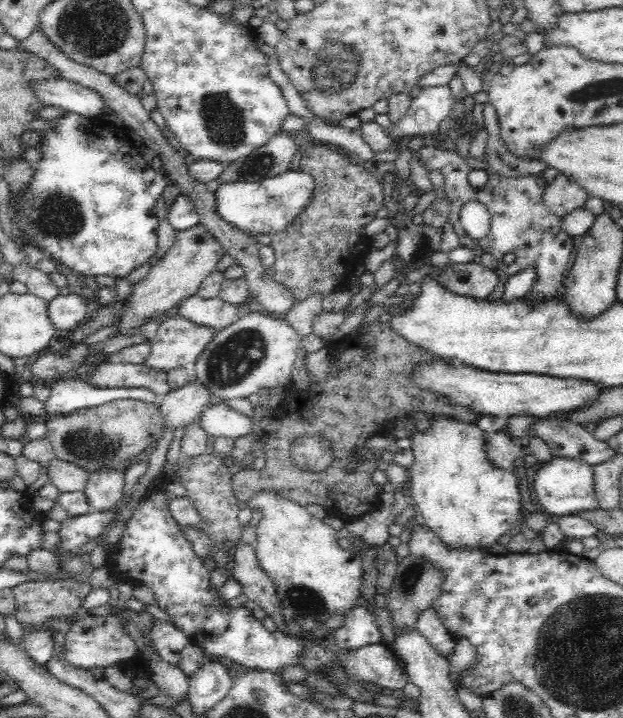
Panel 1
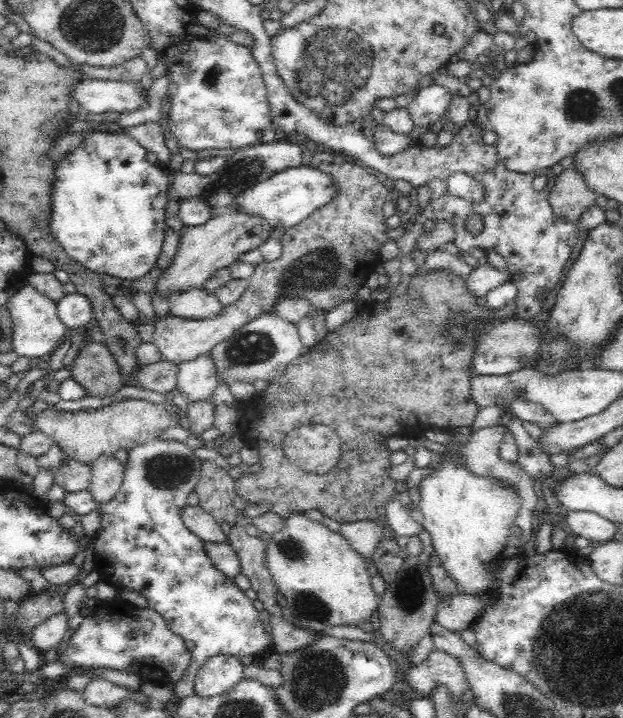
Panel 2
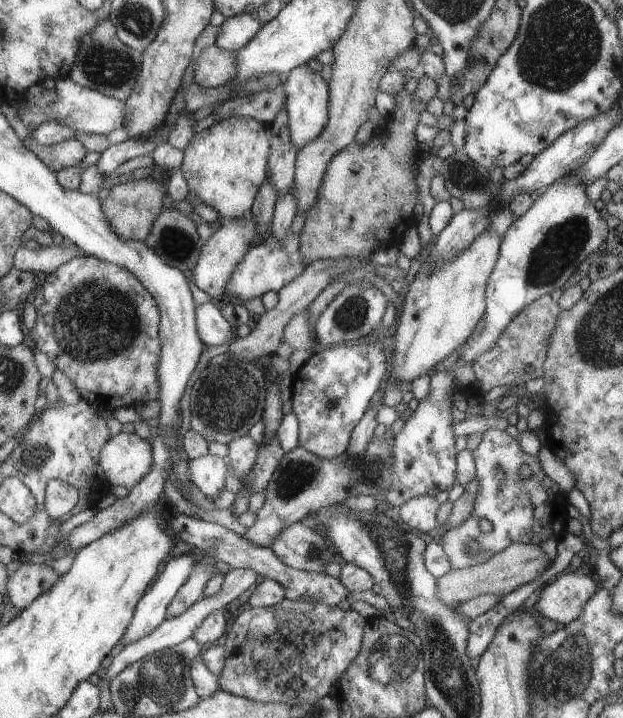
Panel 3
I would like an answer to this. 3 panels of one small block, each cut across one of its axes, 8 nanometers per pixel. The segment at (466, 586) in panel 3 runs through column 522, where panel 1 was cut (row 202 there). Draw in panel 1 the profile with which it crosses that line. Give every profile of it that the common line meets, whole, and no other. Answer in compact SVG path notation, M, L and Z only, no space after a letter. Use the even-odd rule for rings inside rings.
M557 173L543 192L547 209L557 217L566 216L576 208L582 208L589 194L566 175Z

